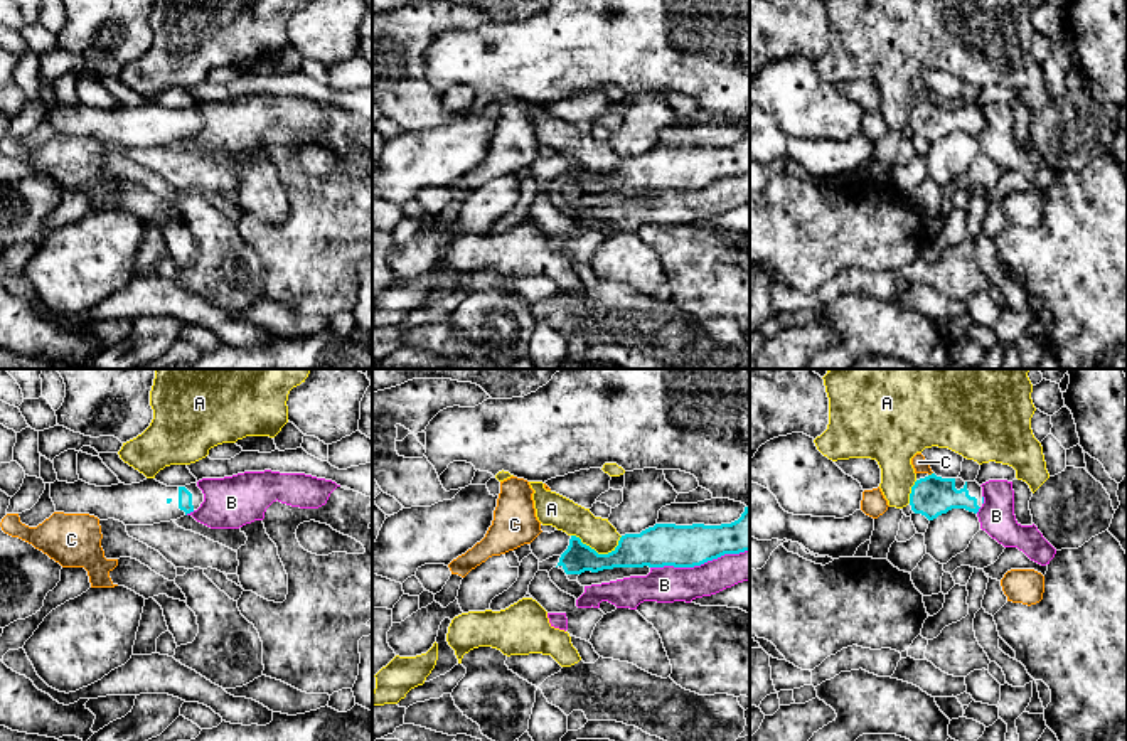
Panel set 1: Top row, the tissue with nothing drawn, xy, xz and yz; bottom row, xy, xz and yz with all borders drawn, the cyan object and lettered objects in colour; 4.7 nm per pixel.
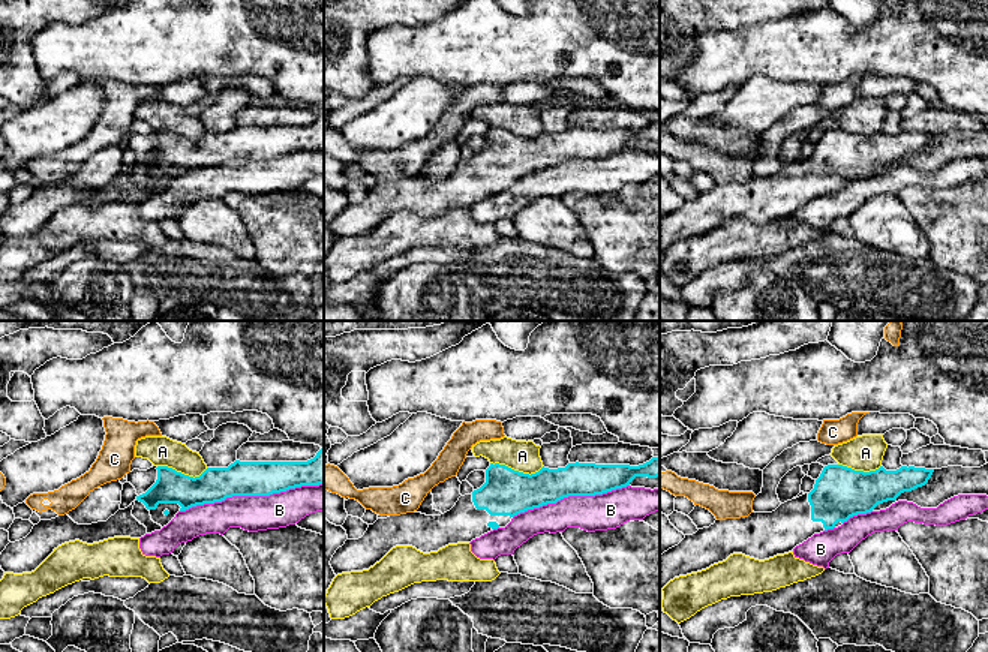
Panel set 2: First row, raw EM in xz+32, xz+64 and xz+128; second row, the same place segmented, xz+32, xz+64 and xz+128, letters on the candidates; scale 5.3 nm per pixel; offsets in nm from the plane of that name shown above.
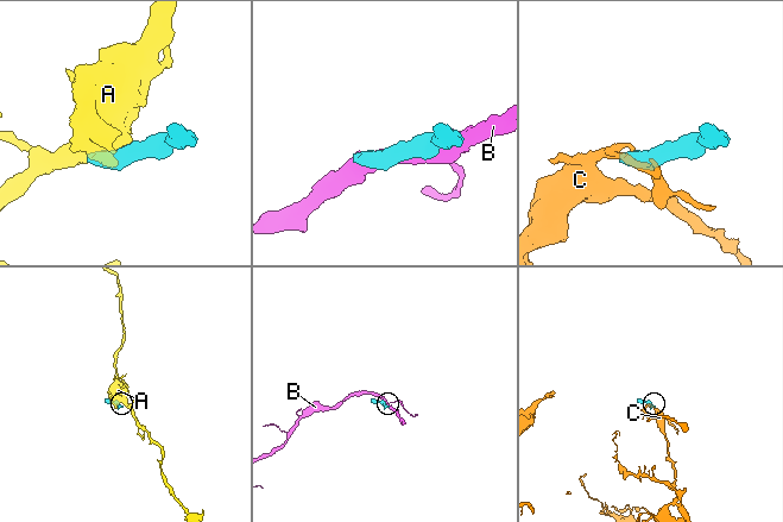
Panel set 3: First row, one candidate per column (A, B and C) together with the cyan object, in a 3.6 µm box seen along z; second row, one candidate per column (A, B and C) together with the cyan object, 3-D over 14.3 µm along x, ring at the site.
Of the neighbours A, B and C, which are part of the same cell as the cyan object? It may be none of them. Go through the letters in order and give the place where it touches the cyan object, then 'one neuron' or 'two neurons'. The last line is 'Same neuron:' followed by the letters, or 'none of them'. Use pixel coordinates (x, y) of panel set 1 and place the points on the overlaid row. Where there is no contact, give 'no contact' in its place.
A: xz (597, 553) | two neurons
B: xz (699, 565) | two neurons
C: yz (932, 474) | two neurons
Same neuron: none of them

